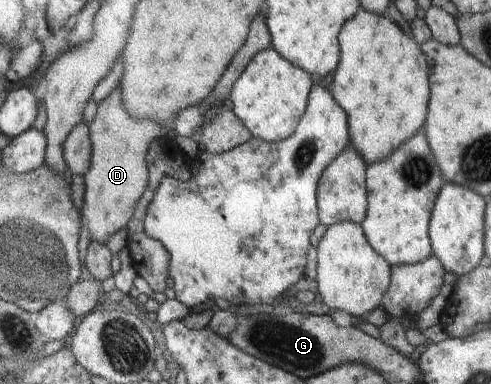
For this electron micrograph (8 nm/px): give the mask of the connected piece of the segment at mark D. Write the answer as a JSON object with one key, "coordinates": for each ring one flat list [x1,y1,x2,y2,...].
{"coordinates":[[119,85,112,95,100,103,98,118,91,123,94,157,91,169,85,176,87,191,82,215,90,229,92,242,103,245,114,233,128,229,133,221,140,201,151,184,151,167,147,161,149,150,157,138,169,136,156,123,132,118,125,109,122,93]]}

